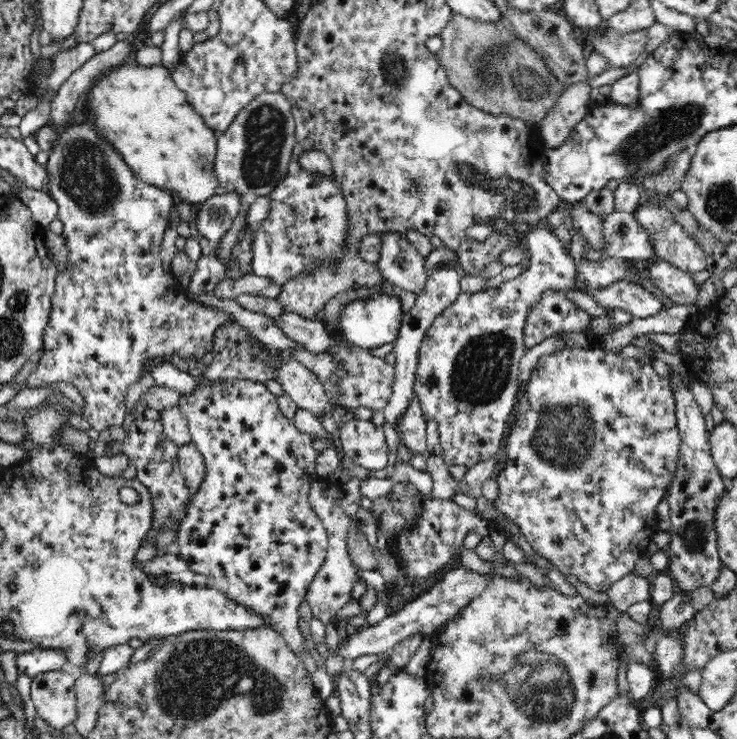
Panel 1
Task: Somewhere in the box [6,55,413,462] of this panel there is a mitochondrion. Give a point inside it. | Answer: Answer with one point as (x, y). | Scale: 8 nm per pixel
(85, 173)

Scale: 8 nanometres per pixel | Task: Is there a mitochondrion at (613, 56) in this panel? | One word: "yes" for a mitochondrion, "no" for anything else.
no

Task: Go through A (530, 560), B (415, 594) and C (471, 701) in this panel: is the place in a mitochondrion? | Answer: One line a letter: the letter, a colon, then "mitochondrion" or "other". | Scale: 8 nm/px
A: other
B: other
C: other

